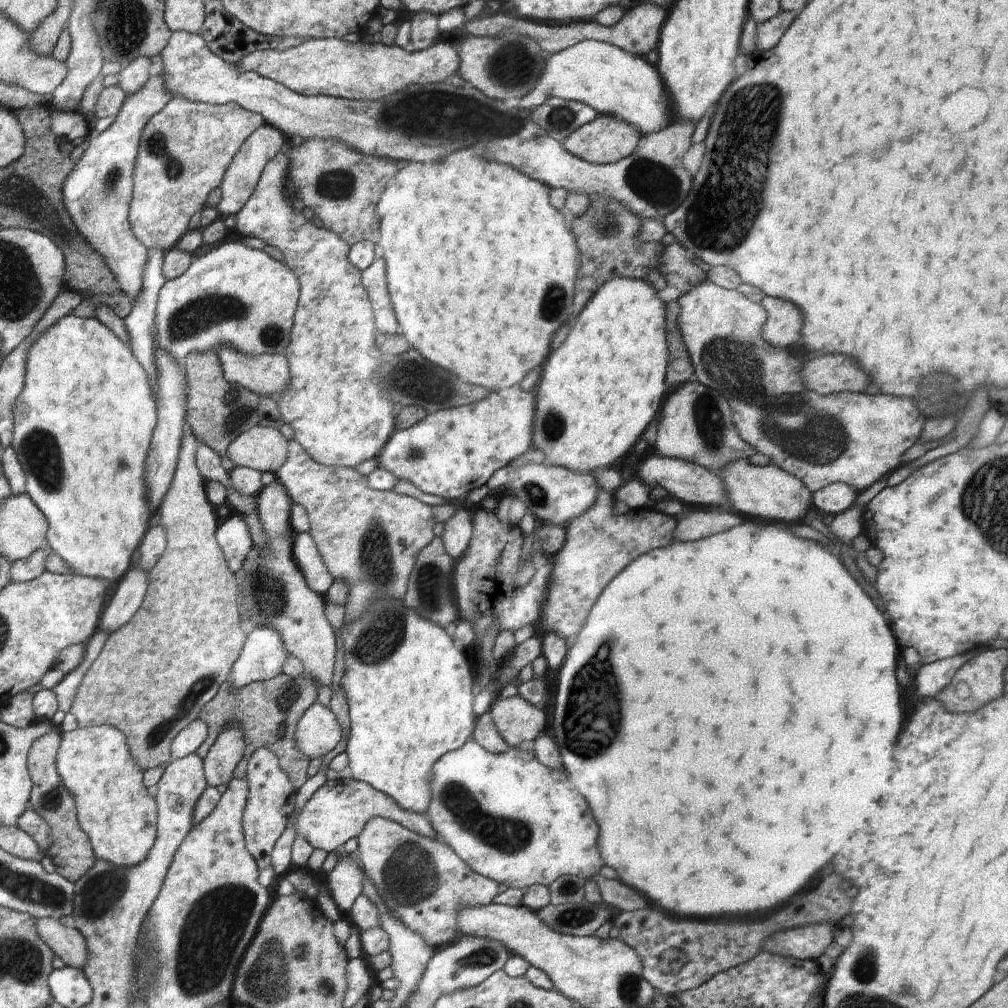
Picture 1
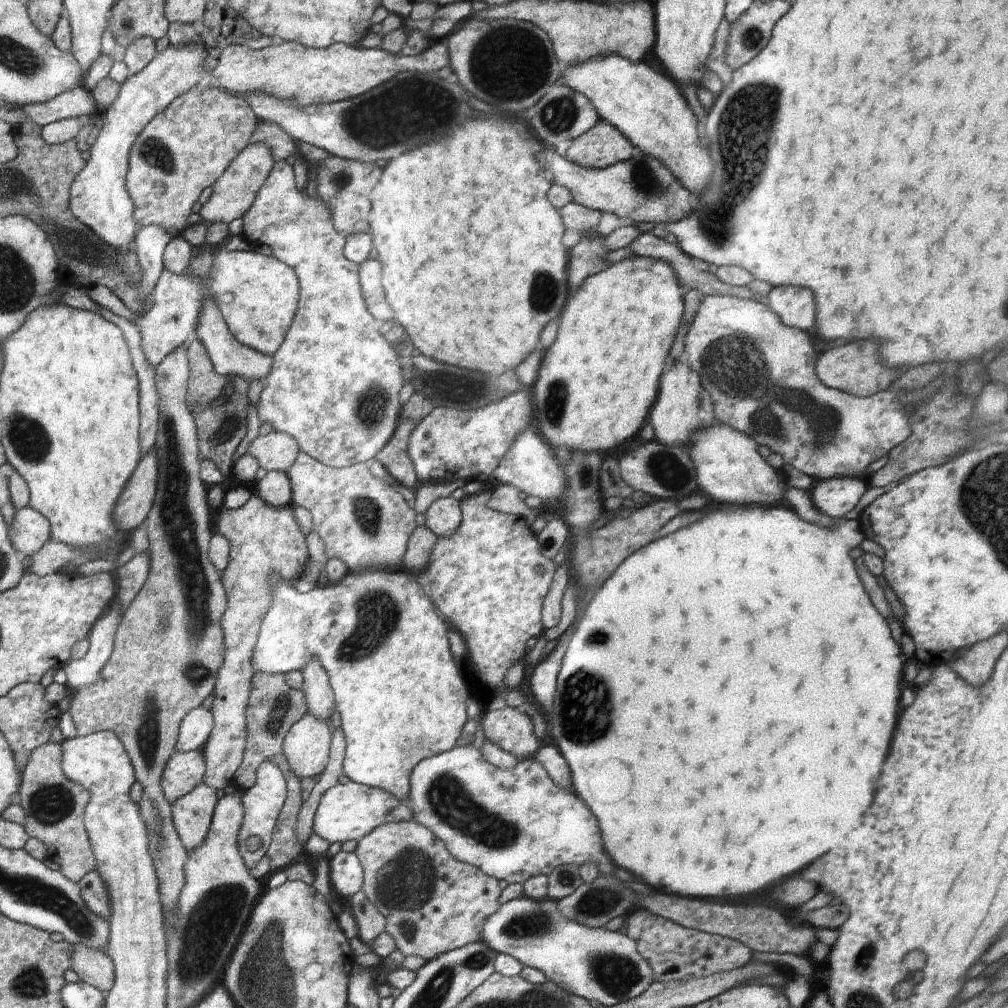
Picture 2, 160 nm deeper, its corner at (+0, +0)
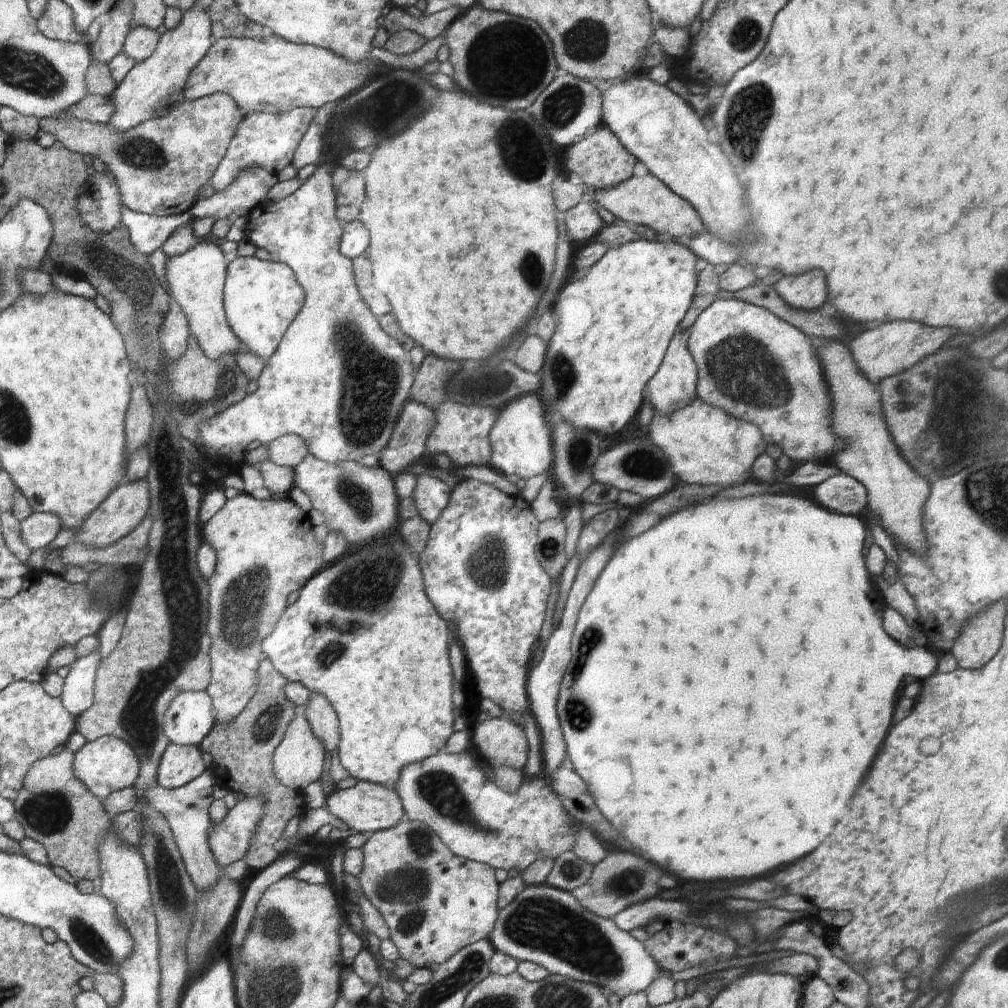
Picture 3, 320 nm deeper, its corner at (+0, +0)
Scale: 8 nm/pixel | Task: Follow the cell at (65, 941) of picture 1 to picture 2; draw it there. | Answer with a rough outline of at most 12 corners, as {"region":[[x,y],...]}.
{"region":[[72,945],[72,970],[106,994],[115,986],[105,952]]}

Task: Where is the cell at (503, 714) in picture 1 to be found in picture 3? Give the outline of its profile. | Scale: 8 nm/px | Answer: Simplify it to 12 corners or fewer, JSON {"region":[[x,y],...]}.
{"region":[[508,716],[488,717],[471,736],[494,767],[522,771],[523,728]]}

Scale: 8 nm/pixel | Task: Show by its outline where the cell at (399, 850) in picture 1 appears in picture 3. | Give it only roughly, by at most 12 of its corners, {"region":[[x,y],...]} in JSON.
{"region":[[427,825],[362,846],[362,894],[416,969],[488,939],[499,883]]}

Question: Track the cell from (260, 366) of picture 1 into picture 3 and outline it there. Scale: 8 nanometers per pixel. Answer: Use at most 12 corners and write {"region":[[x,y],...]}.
{"region":[[201,240],[166,264],[173,306],[212,360],[243,348],[224,318],[227,262]]}

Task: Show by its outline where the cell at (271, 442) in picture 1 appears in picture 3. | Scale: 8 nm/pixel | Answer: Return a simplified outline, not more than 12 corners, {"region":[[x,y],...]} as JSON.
{"region":[[287,434],[268,444],[269,458],[292,467],[309,454],[301,436]]}

